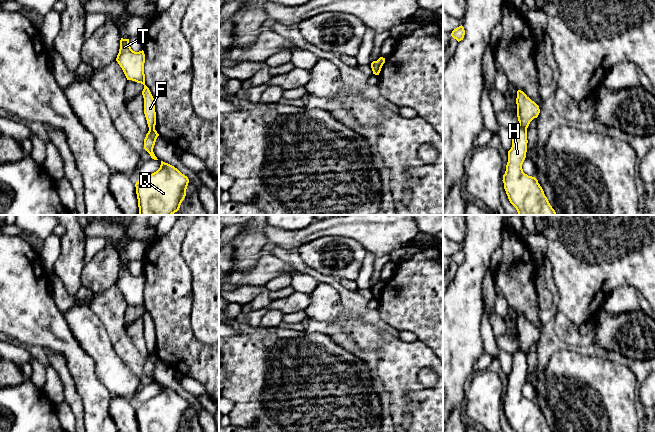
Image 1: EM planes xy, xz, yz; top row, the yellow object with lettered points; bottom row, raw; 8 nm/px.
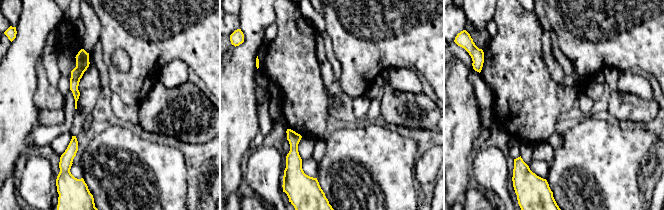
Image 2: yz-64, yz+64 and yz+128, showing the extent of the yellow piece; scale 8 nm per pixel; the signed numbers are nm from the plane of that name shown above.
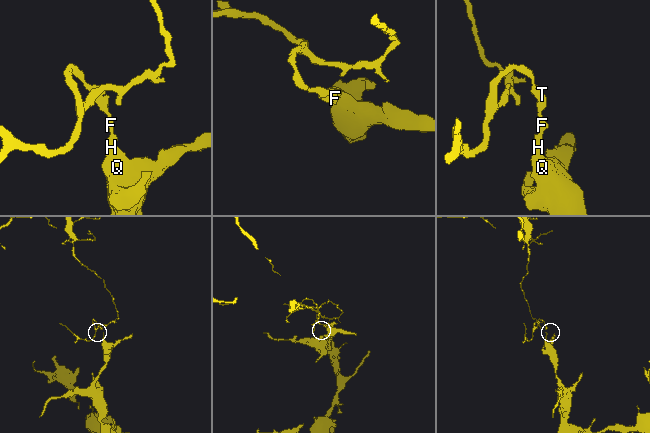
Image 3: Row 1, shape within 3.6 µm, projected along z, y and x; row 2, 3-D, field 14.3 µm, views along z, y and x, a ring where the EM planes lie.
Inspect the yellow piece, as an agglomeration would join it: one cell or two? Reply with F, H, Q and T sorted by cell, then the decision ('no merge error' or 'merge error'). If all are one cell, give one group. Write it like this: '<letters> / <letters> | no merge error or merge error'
F T / H Q | merge error

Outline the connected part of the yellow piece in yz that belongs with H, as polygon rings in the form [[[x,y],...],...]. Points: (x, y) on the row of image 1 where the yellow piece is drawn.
[[[518,125],[513,130],[512,147],[503,175],[504,189],[518,215],[557,215],[538,180],[523,172],[527,152],[527,130]]]

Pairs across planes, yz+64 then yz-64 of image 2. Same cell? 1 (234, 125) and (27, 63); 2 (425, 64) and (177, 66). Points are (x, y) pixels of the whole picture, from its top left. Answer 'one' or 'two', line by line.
1: one
2: two

